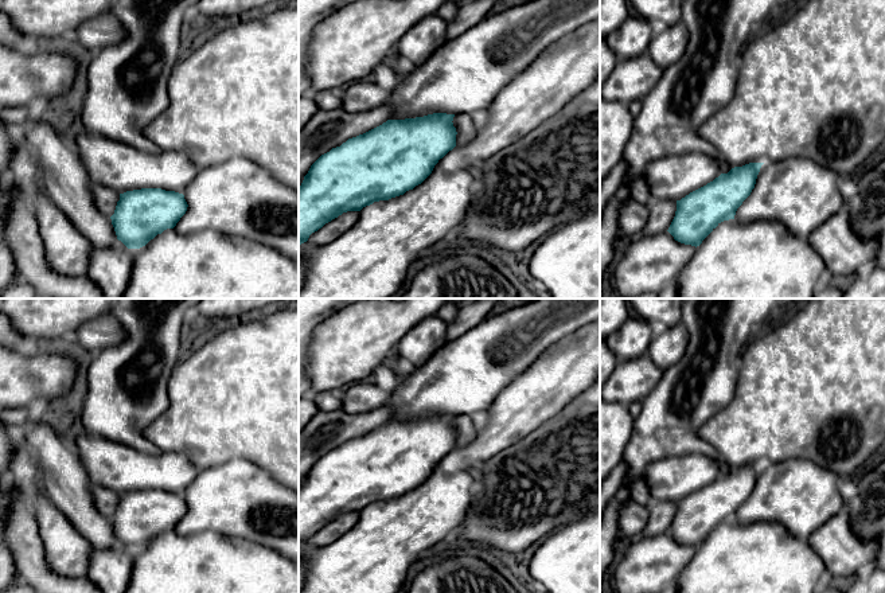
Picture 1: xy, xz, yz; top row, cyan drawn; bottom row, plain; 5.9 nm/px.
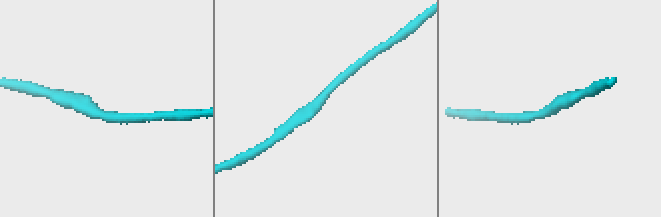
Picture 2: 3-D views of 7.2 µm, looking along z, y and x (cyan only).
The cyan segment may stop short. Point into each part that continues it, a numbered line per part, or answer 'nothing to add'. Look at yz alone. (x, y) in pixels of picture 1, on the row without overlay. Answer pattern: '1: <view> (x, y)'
1: yz (673, 479)

